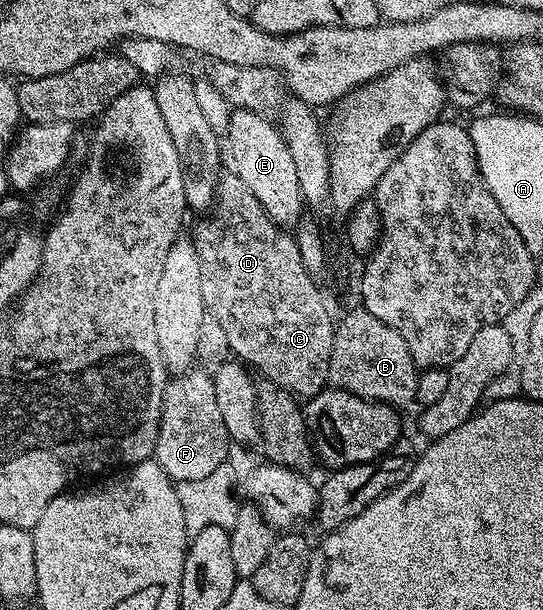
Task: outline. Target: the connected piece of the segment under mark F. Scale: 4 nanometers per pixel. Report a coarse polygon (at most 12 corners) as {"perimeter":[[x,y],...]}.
{"perimeter":[[209,372],[175,376],[154,457],[175,483],[232,448]]}

